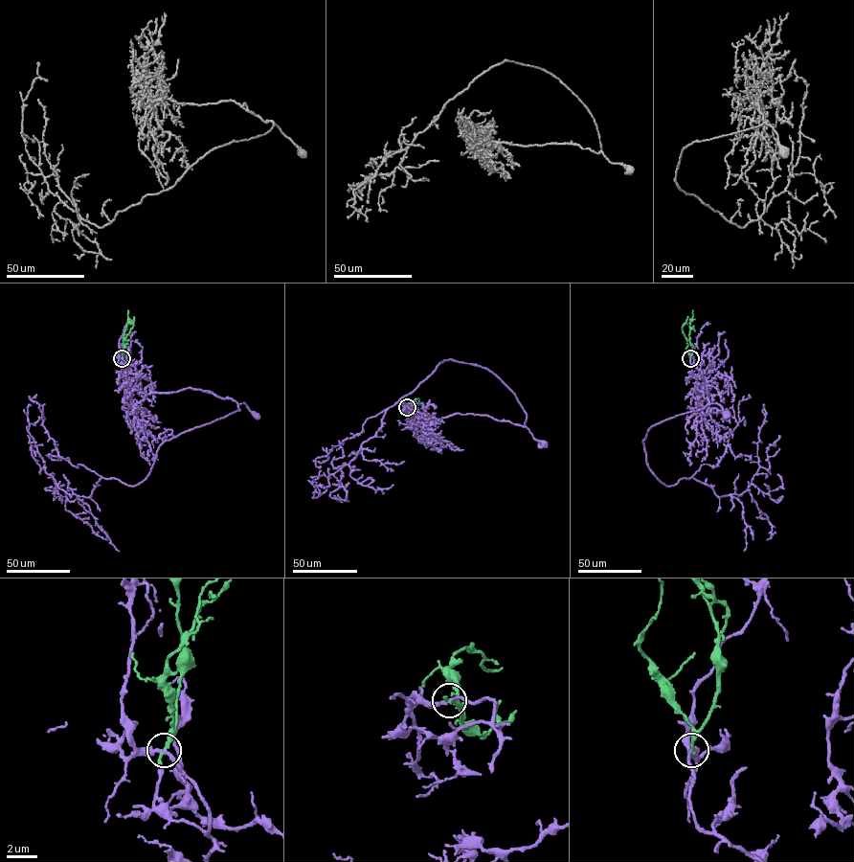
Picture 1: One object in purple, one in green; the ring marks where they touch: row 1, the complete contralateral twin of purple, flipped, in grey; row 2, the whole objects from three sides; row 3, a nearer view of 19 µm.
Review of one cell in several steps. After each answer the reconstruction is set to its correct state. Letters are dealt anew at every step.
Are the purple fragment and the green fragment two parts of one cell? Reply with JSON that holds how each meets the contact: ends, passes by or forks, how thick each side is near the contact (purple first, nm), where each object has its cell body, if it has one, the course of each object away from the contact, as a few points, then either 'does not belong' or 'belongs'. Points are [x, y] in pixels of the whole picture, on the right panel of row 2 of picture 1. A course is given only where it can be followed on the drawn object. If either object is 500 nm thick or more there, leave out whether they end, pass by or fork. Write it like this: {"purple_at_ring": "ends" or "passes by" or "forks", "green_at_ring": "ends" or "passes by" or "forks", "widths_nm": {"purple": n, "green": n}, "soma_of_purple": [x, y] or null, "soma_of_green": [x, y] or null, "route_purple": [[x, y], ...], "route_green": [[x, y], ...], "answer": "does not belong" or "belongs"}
{"purple_at_ring": "passes by", "green_at_ring": "ends", "widths_nm": {"purple": 240, "green": 280}, "soma_of_purple": [726, 416], "soma_of_green": null, "route_purple": [[690, 358], [707, 387], [706, 394], [696, 392], [697, 388], [703, 392], [708, 404], [719, 404], [726, 416]], "route_green": [[690, 358], [693, 310]], "answer": "does not belong"}

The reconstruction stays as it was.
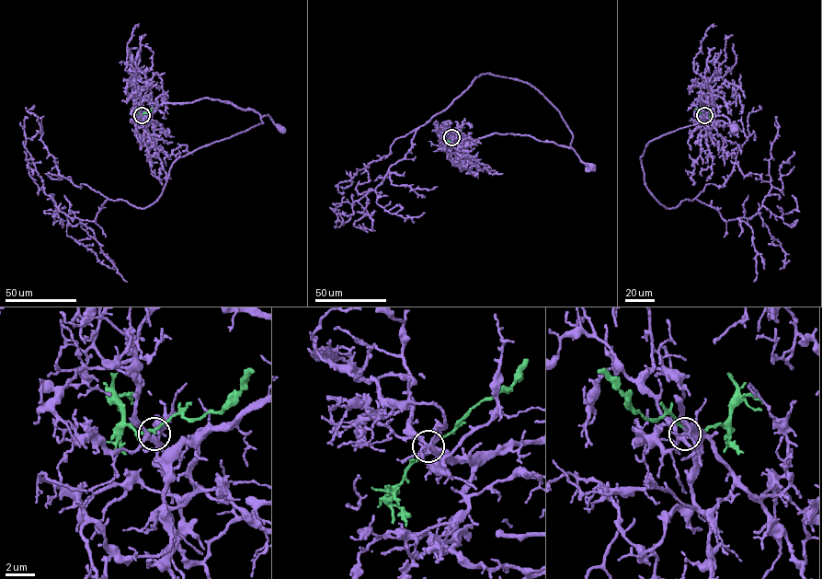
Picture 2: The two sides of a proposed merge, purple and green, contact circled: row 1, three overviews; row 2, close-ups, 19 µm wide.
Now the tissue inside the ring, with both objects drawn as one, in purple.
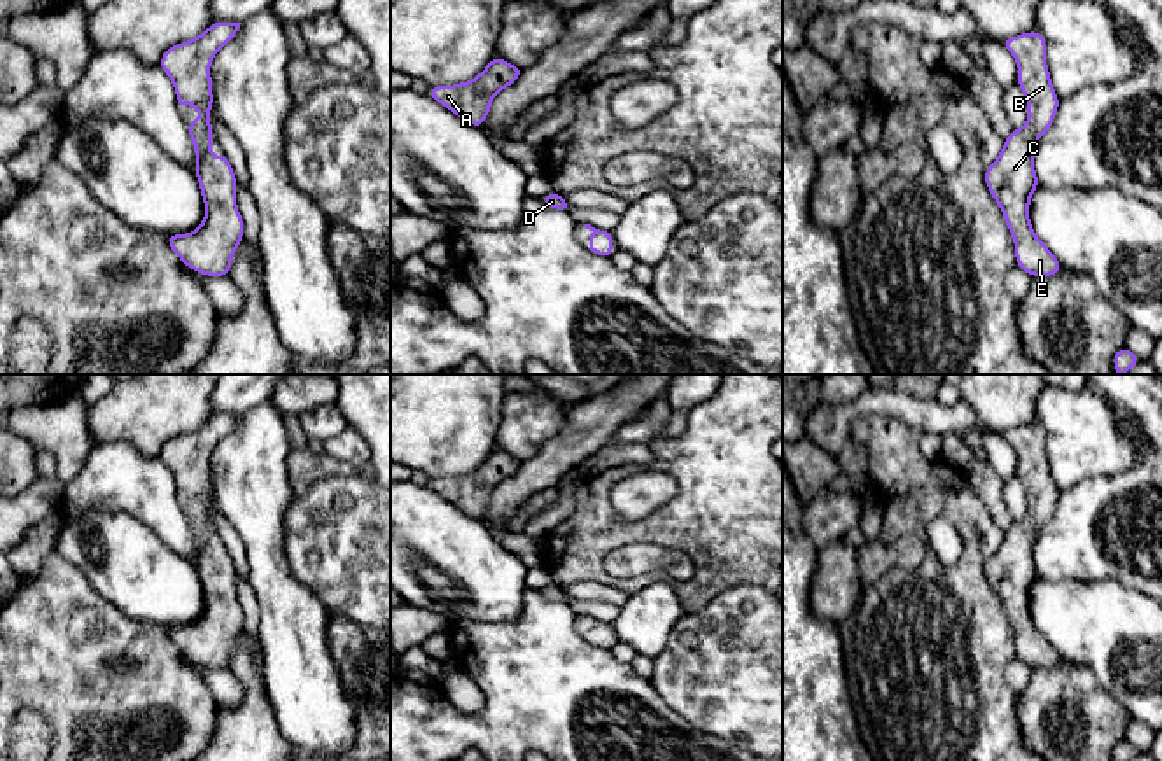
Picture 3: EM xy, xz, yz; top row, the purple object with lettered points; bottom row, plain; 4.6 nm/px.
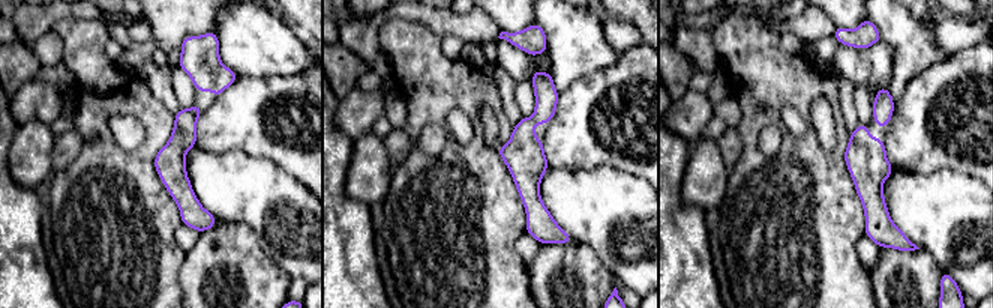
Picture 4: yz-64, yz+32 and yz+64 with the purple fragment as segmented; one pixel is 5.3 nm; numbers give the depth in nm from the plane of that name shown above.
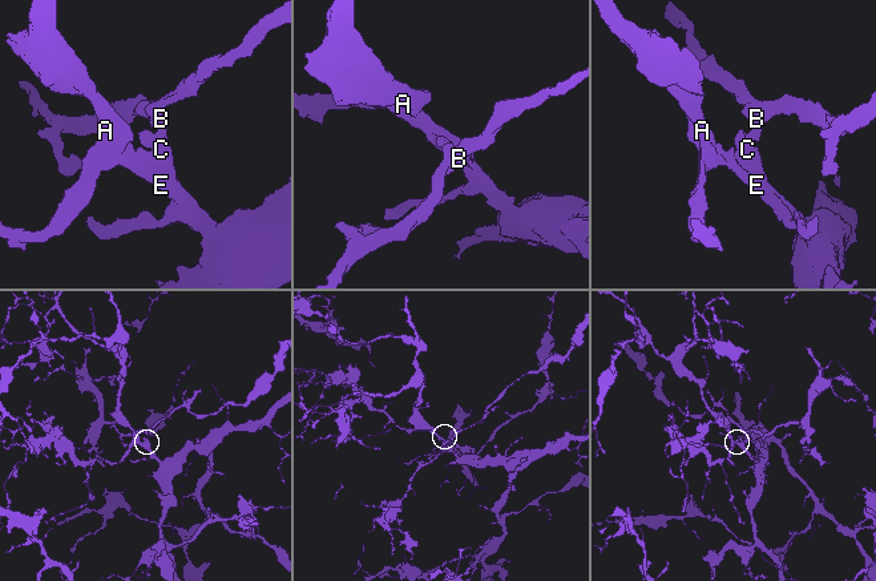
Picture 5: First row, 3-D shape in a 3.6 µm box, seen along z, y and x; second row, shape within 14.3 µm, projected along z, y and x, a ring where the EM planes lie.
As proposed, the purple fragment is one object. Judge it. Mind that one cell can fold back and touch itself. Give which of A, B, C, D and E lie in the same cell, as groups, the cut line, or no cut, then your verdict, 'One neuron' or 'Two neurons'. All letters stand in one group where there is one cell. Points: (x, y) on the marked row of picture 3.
Groups: A B C D E. No split. One neuron

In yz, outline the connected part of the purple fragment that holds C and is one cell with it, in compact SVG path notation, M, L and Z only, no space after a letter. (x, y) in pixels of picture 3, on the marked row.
M1036 30L1006 38L1001 45L1017 59L1029 121L1004 140L999 157L985 170L985 184L1012 231L1017 266L1031 276L1052 276L1062 266L1029 220L1029 201L1040 185L1034 171L1036 140L1050 129L1059 108L1046 66L1046 42Z

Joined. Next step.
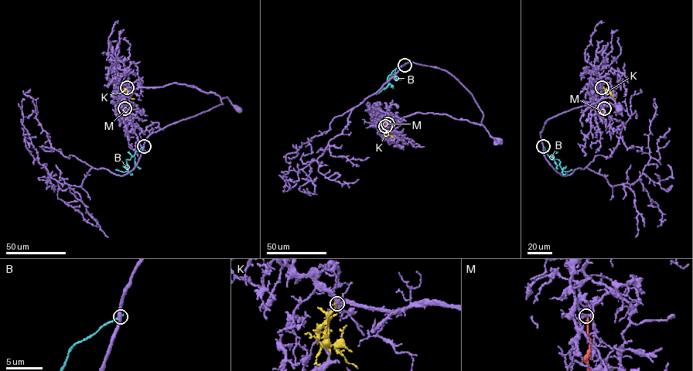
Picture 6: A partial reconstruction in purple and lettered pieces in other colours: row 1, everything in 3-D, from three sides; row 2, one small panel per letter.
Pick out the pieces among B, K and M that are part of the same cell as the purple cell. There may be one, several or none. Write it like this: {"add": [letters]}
{"add": ["K"]}

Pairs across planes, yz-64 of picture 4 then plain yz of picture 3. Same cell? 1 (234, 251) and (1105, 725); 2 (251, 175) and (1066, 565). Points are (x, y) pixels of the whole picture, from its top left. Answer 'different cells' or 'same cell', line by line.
1: same cell
2: different cells

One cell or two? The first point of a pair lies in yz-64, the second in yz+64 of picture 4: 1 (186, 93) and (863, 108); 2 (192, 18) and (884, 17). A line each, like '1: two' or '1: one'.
1: one
2: two

